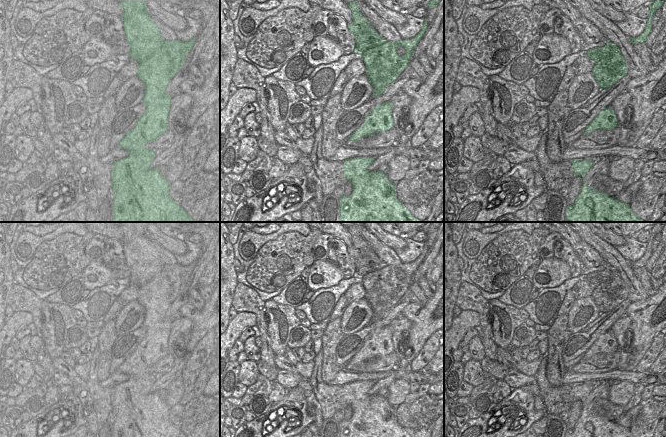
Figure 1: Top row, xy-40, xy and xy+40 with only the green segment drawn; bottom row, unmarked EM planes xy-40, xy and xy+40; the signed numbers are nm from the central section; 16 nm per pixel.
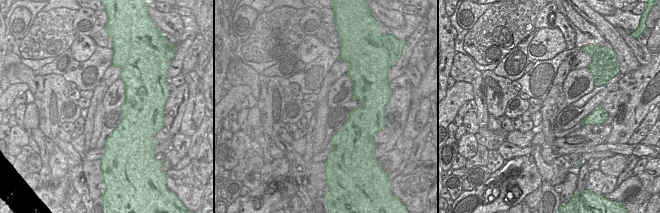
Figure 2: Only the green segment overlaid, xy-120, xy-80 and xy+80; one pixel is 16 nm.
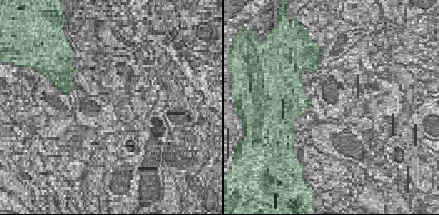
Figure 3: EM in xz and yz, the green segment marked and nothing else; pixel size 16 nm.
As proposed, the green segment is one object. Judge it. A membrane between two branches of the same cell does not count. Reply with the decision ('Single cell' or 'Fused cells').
Fused cells

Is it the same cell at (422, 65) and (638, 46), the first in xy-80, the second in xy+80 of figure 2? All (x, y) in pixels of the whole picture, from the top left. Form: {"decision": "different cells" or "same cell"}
{"decision": "same cell"}

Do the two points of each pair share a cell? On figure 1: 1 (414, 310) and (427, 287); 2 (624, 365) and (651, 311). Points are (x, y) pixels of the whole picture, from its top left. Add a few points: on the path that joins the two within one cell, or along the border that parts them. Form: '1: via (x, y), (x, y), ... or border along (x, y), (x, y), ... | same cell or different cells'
1: border along (433, 295), (428, 299) | different cells
2: via (637, 352), (642, 340), (645, 324) | same cell

